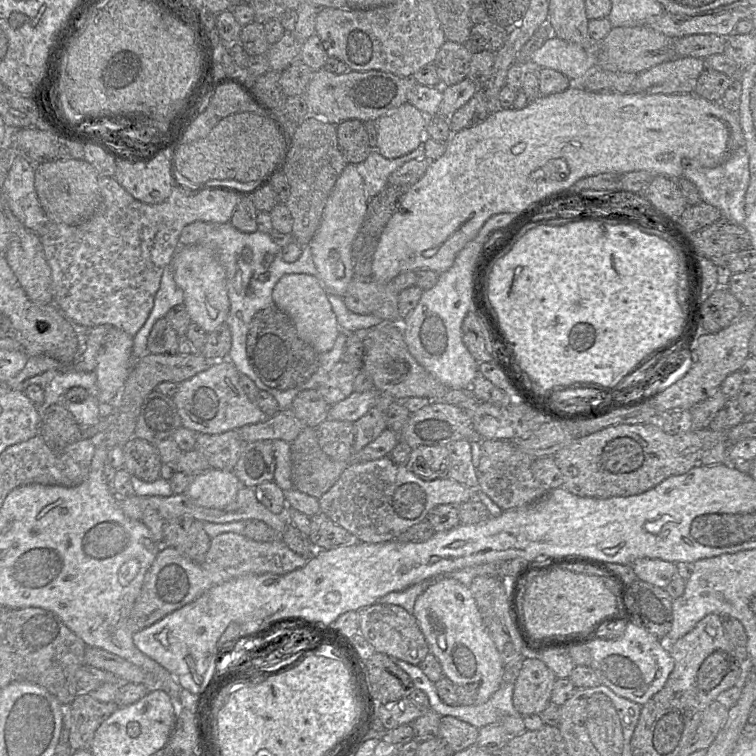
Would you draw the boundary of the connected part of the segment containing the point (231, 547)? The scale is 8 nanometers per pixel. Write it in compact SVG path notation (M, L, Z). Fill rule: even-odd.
M237 533L212 538L205 560L195 563L172 547L160 547L148 569L133 609L133 632L142 630L191 603L212 587L247 574L287 574L306 565L310 557L291 551L282 541L257 542Z

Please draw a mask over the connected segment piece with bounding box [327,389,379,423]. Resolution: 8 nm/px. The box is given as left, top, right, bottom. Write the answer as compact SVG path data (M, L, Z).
M376 389L365 392L352 392L347 398L330 407L327 420L354 423L373 407L378 392Z

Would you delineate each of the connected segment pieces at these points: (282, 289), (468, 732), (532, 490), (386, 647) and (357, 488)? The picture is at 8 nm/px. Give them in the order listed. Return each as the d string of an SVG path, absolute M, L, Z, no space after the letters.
M287 274L280 278L272 291L274 305L288 315L299 337L319 354L330 351L340 333L340 327L327 291L318 278L307 274Z
M441 716L438 737L445 743L449 754L476 744L479 729L452 716Z
M481 440L481 458L476 475L478 490L486 494L503 511L529 505L548 491L538 482L531 471L534 459L528 454L517 449L511 441L504 440Z
M375 603L357 611L359 632L376 653L397 658L411 665L419 663L430 653L426 639L413 614L397 605Z
M386 456L350 465L318 500L320 512L347 530L354 541L379 544L397 539L410 527L425 520L436 506L460 505L474 497L475 488L448 477L425 481Z

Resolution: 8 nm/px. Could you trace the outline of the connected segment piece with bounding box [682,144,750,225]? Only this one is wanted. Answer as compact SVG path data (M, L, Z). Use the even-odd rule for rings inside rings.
M745 144L732 152L714 168L700 165L685 165L682 177L692 182L700 195L701 202L717 208L723 219L743 225L745 219L745 195L750 182L749 157Z

